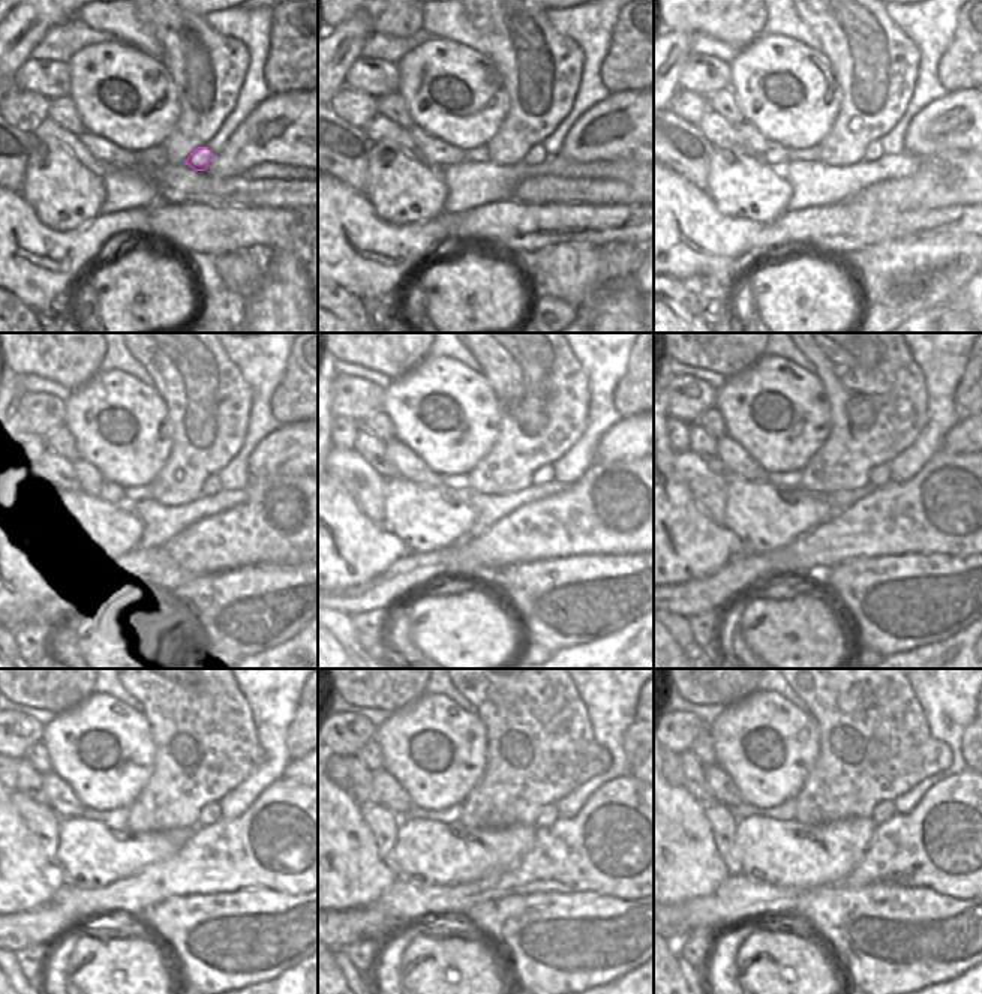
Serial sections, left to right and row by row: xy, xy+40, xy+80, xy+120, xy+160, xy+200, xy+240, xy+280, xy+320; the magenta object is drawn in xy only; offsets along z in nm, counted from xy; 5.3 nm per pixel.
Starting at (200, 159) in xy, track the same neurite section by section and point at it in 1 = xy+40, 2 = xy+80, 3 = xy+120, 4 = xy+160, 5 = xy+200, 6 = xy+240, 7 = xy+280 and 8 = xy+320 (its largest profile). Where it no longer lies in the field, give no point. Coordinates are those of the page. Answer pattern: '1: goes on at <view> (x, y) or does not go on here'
1: goes on at xy+40 (537, 155)
2: goes on at xy+80 (873, 152)
3: goes on at xy+120 (212, 485)
4: goes on at xy+160 (544, 474)
5: goes on at xy+200 (879, 476)
6: goes on at xy+240 (210, 813)
7: goes on at xy+280 (547, 814)
8: goes on at xy+320 (885, 810)

